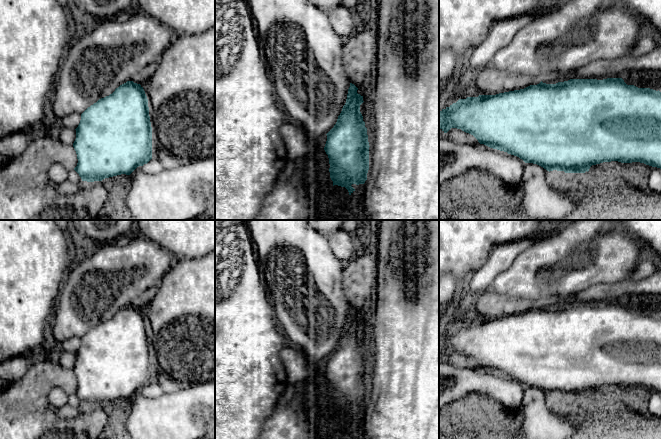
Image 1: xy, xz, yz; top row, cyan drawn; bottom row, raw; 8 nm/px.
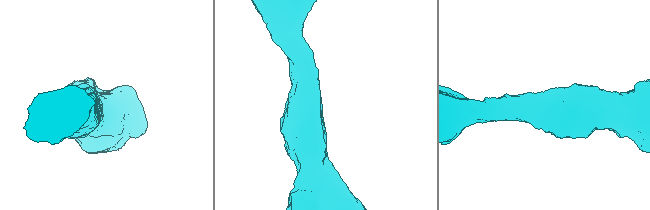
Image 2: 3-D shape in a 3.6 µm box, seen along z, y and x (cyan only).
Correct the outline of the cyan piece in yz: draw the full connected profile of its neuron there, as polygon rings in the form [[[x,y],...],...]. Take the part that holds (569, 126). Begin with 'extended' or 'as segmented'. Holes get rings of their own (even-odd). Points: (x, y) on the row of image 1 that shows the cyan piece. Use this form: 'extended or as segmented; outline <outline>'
as segmented; outline [[[607,78],[603,80],[570,79],[556,84],[546,84],[541,81],[537,85],[530,85],[520,90],[459,99],[456,103],[439,112],[439,128],[444,133],[447,133],[451,128],[461,129],[473,135],[480,144],[517,156],[525,163],[537,164],[549,172],[557,170],[564,171],[565,173],[585,173],[589,171],[592,165],[611,161],[621,163],[640,162],[661,169],[661,92],[650,88],[638,88],[634,85],[627,85],[622,78]]]

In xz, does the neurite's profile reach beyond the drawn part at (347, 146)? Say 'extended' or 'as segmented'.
as segmented

